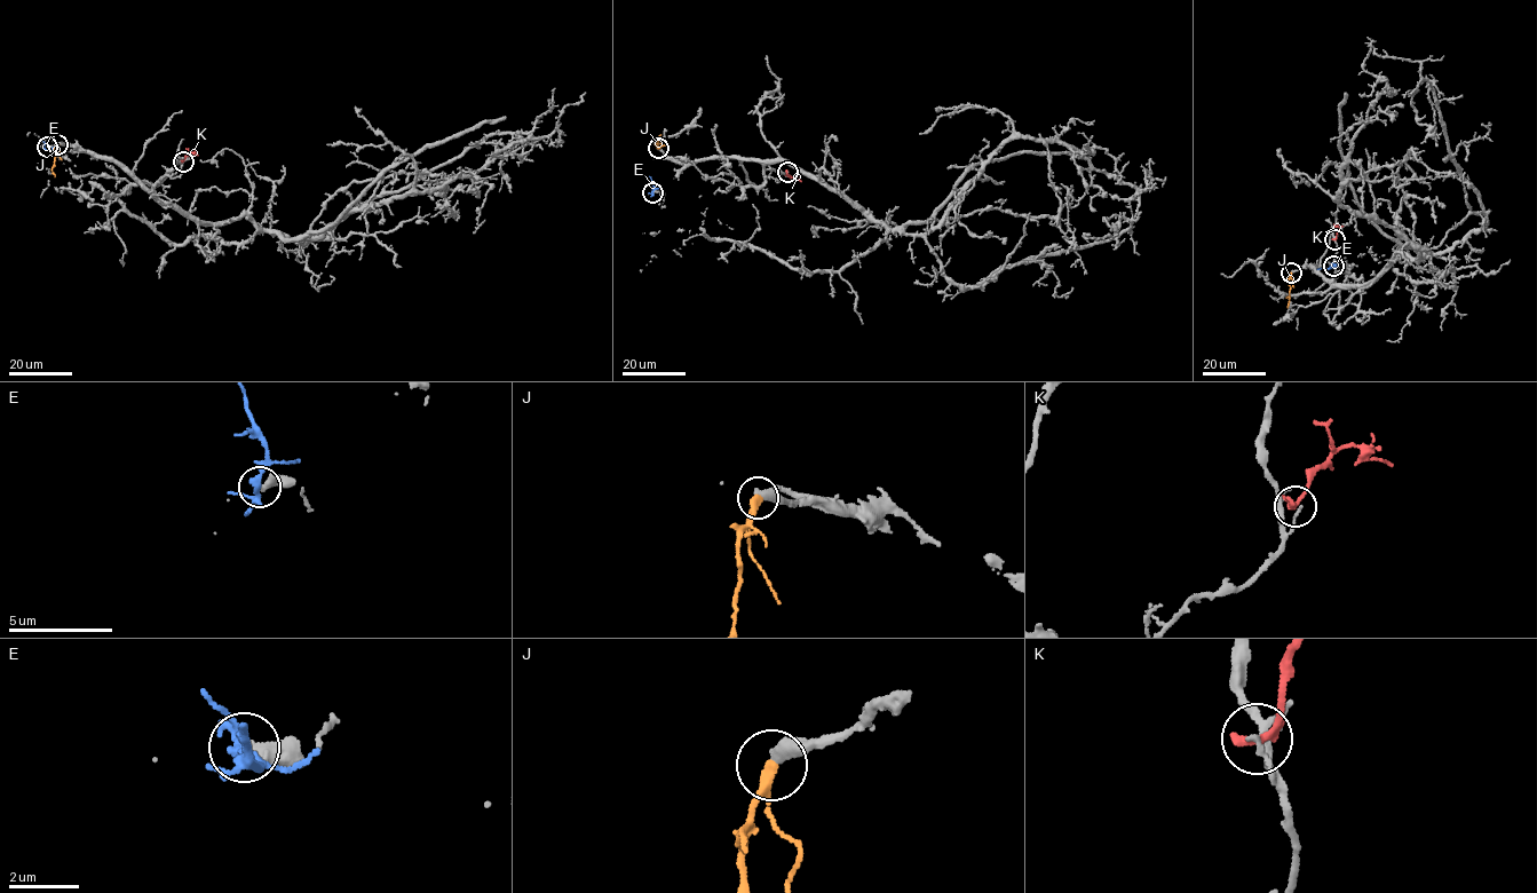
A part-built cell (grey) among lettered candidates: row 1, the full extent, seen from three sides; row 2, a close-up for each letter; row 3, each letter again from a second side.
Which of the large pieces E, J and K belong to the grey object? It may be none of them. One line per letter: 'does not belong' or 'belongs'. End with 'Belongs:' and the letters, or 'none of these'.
E: does not belong
J: belongs
K: does not belong
Belongs: J

